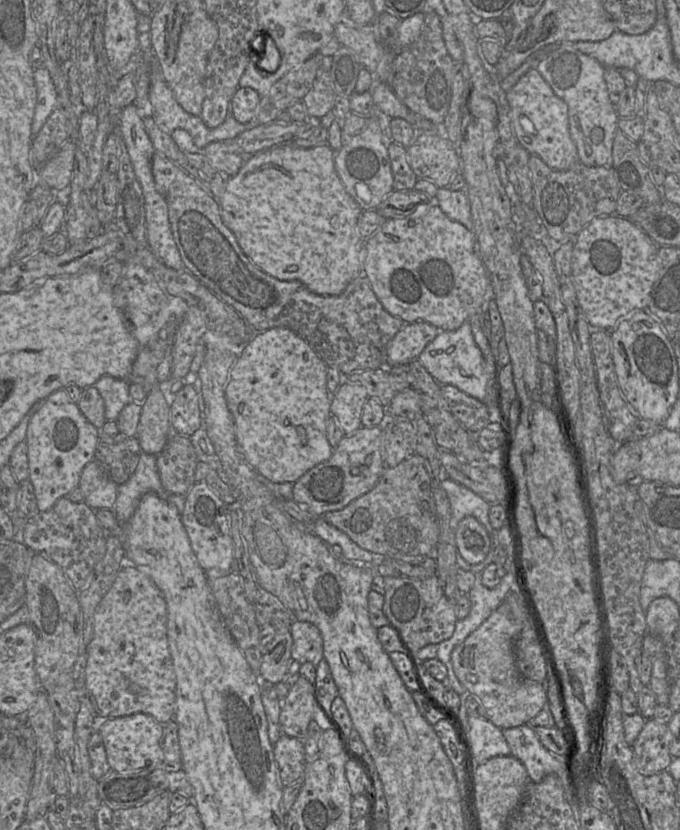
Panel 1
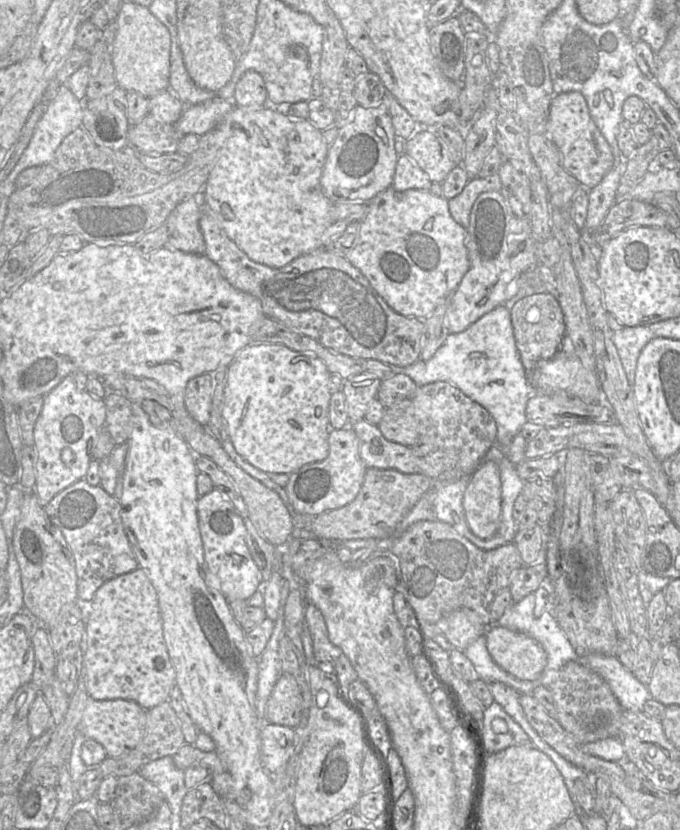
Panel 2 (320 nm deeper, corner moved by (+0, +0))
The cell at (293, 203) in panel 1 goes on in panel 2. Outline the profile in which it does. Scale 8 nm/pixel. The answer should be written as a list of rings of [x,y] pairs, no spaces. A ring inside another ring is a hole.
[[[237,106],[233,107],[218,124],[218,127],[224,131],[224,147],[204,186],[204,204],[214,211],[226,235],[234,241],[251,260],[271,268],[284,267],[297,257],[322,248],[322,236],[333,223],[333,203],[324,195],[320,184],[324,163],[330,147],[324,140],[322,131],[317,129],[310,120],[305,118],[292,118],[287,113],[268,108],[240,108]]]

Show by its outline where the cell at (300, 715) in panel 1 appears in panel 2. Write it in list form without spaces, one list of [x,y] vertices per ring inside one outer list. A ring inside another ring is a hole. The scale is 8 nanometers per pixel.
[[[283,673],[275,683],[266,704],[266,721],[295,728],[301,718],[302,698],[294,677]]]

